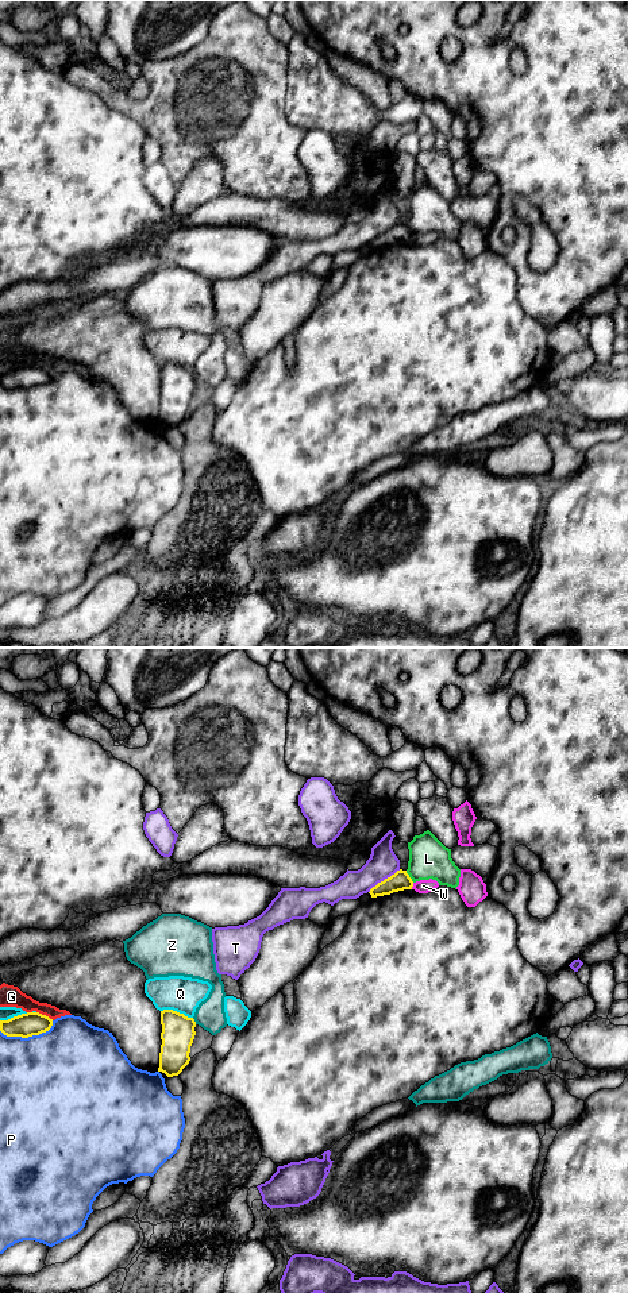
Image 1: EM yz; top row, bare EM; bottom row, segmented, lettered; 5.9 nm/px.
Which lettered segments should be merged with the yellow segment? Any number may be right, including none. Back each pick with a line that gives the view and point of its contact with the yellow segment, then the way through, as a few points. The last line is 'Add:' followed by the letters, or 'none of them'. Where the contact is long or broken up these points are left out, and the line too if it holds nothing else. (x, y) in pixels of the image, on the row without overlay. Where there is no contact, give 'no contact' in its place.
Add: none of them

